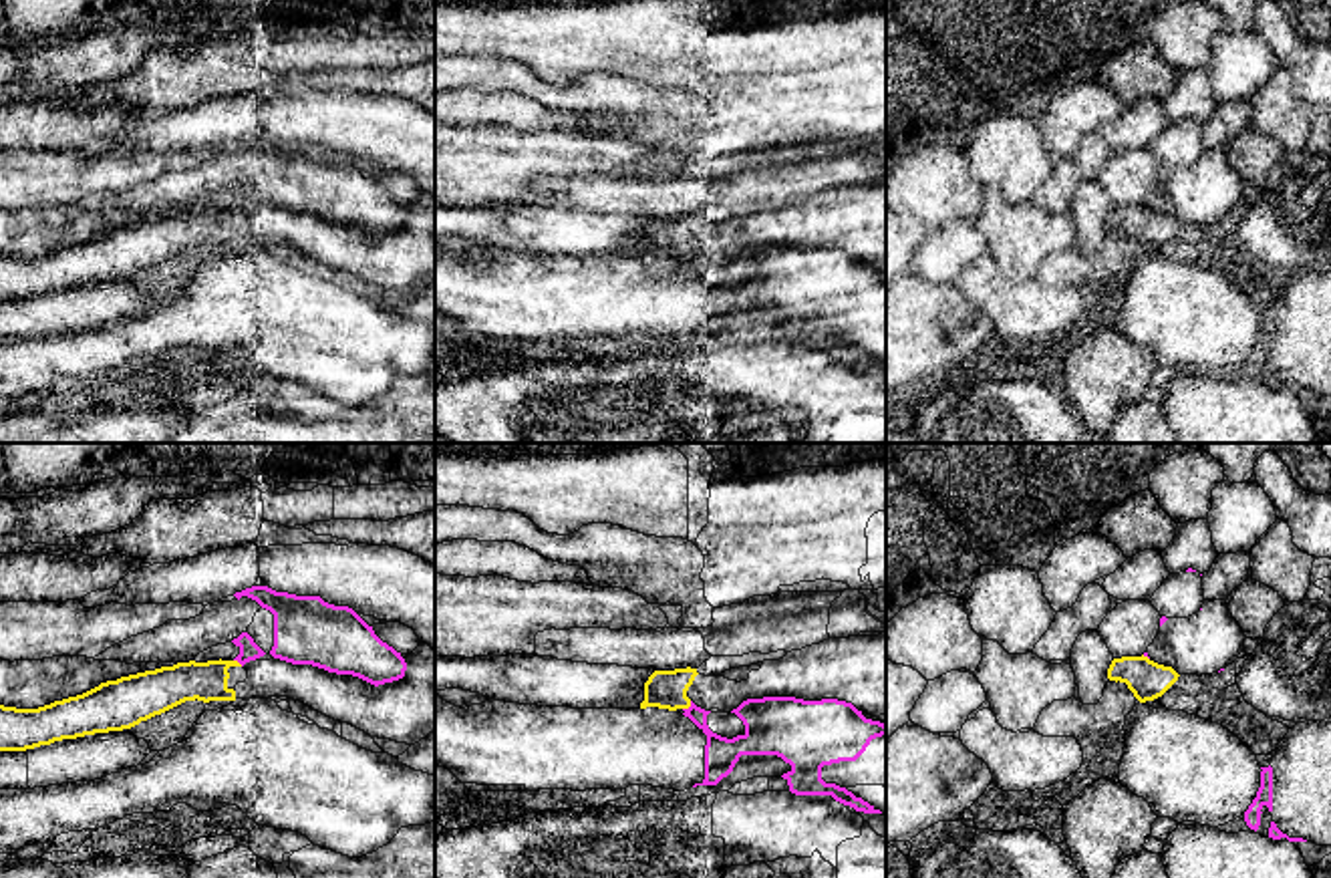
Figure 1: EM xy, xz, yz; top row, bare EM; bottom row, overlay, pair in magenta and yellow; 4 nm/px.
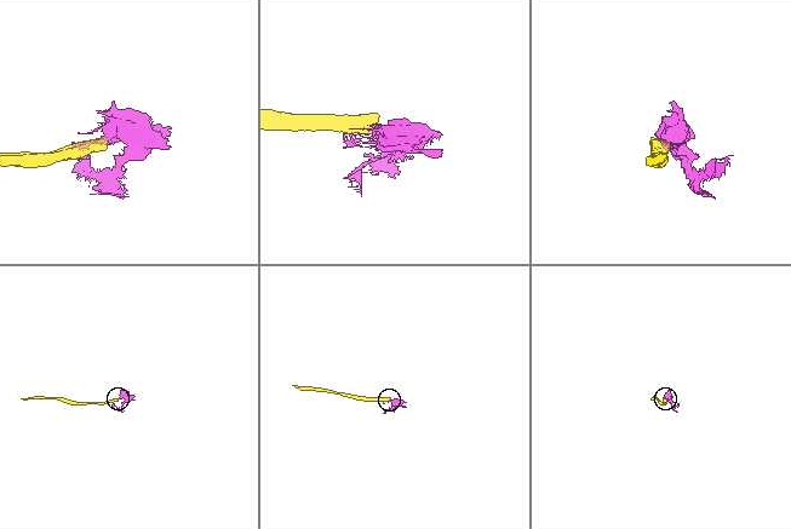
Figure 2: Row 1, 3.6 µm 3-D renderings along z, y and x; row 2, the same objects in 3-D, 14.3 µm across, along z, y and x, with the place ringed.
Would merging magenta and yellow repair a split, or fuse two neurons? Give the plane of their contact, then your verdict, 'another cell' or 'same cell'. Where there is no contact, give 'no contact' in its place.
xz | another cell

